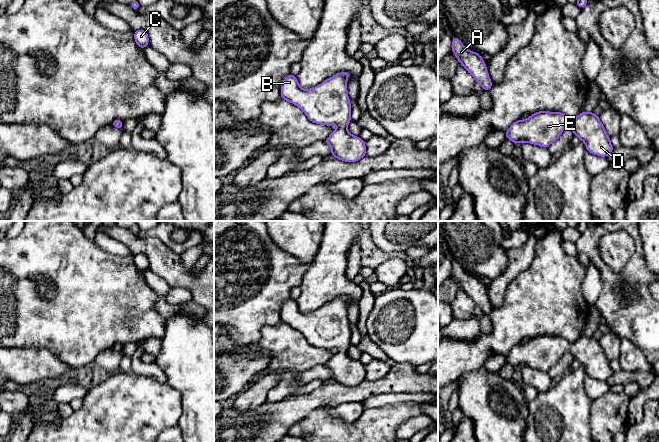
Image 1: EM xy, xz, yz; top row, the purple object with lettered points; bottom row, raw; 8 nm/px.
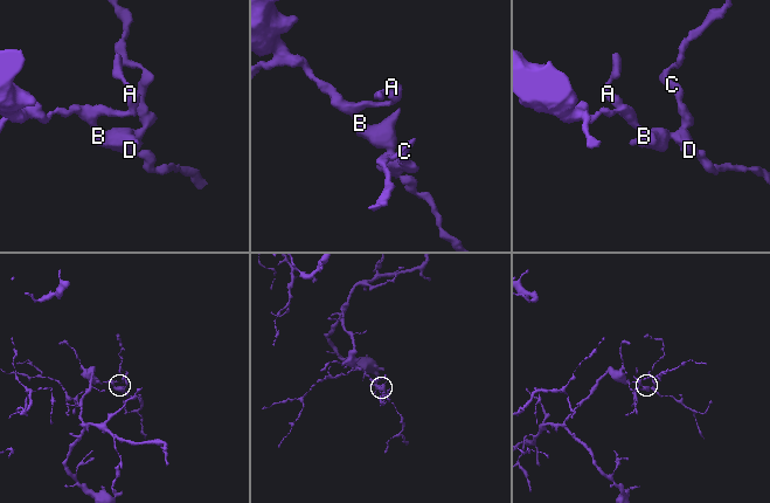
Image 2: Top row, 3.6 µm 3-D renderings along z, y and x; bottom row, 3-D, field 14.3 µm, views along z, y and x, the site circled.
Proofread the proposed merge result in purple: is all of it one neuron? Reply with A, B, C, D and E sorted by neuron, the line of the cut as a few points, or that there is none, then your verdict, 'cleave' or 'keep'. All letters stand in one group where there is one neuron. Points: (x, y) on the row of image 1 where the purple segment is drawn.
A B C D E | no cut | keep

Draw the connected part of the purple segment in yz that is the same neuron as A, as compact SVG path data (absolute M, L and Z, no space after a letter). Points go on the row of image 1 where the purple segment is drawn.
M454 37L452 40L452 52L458 58L459 63L475 77L482 89L489 91L493 84L487 73L487 67L482 57L476 52L469 51L458 37Z

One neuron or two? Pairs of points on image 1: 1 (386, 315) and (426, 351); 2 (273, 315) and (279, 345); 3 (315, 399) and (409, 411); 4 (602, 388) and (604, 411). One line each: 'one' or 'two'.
1: one
2: two
3: two
4: two

